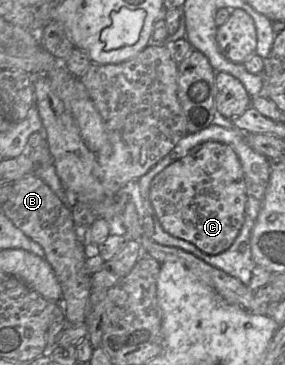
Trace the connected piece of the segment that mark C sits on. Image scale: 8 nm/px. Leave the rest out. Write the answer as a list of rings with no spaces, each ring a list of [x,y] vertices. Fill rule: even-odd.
[[[208,141],[194,147],[187,156],[173,162],[151,183],[150,199],[166,232],[194,244],[209,255],[220,254],[231,247],[245,220],[247,191],[243,168],[234,149],[221,142]]]

